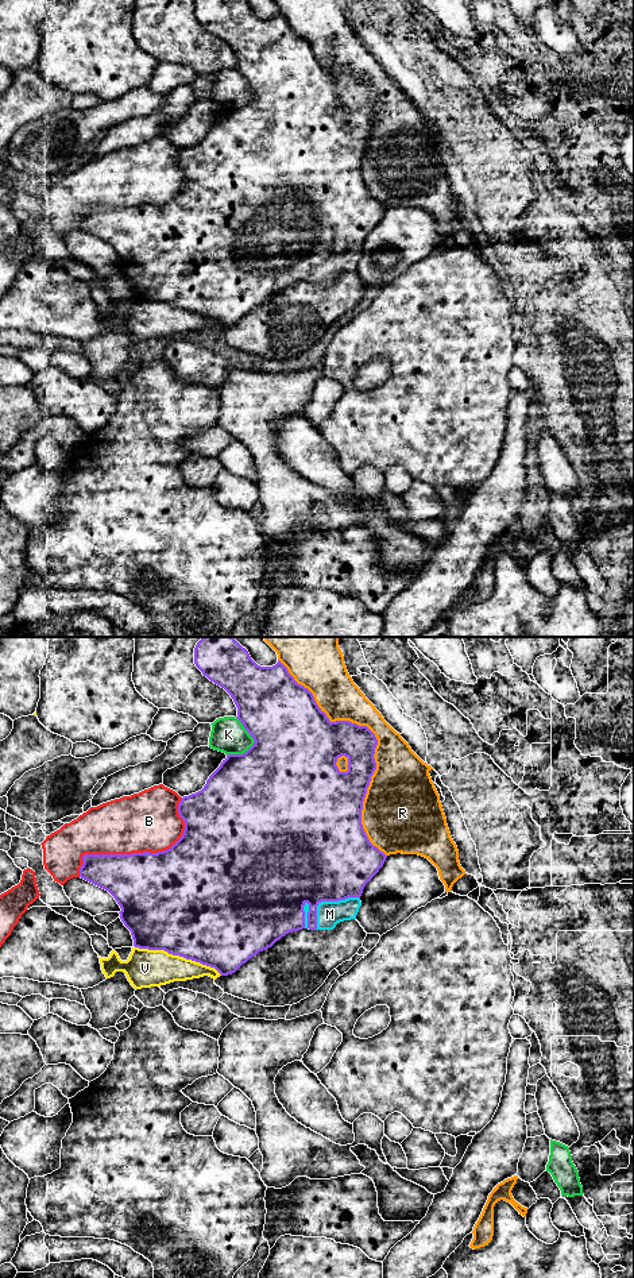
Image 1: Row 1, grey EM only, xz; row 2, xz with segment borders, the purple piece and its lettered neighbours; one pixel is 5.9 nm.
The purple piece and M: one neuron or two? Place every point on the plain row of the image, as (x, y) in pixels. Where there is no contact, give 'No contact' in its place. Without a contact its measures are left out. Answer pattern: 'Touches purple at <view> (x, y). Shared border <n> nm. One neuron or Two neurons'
Touches purple at xz (327, 253). Shared border 320 nm. One neuron

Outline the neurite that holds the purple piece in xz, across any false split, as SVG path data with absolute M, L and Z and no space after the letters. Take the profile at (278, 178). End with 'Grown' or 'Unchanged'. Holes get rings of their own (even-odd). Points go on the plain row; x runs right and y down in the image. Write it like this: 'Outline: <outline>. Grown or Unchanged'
Outline: M194 0L194 16L204 28L231 47L237 59L236 70L254 90L254 97L243 107L227 107L227 111L209 128L201 143L181 151L178 166L185 174L185 182L170 201L158 205L85 206L82 208L84 216L80 220L80 229L108 243L115 250L121 260L120 271L131 283L135 300L165 302L169 306L214 320L221 328L228 328L291 283L302 281L333 282L340 274L356 271L366 236L379 224L387 211L370 194L362 177L363 154L371 128L376 121L374 107L378 92L367 78L359 78L349 73L330 74L316 55L313 46L298 36L279 12L272 19L260 19L251 11L246 0ZM341 108L348 111L347 124L340 124L336 117Z. Grown

